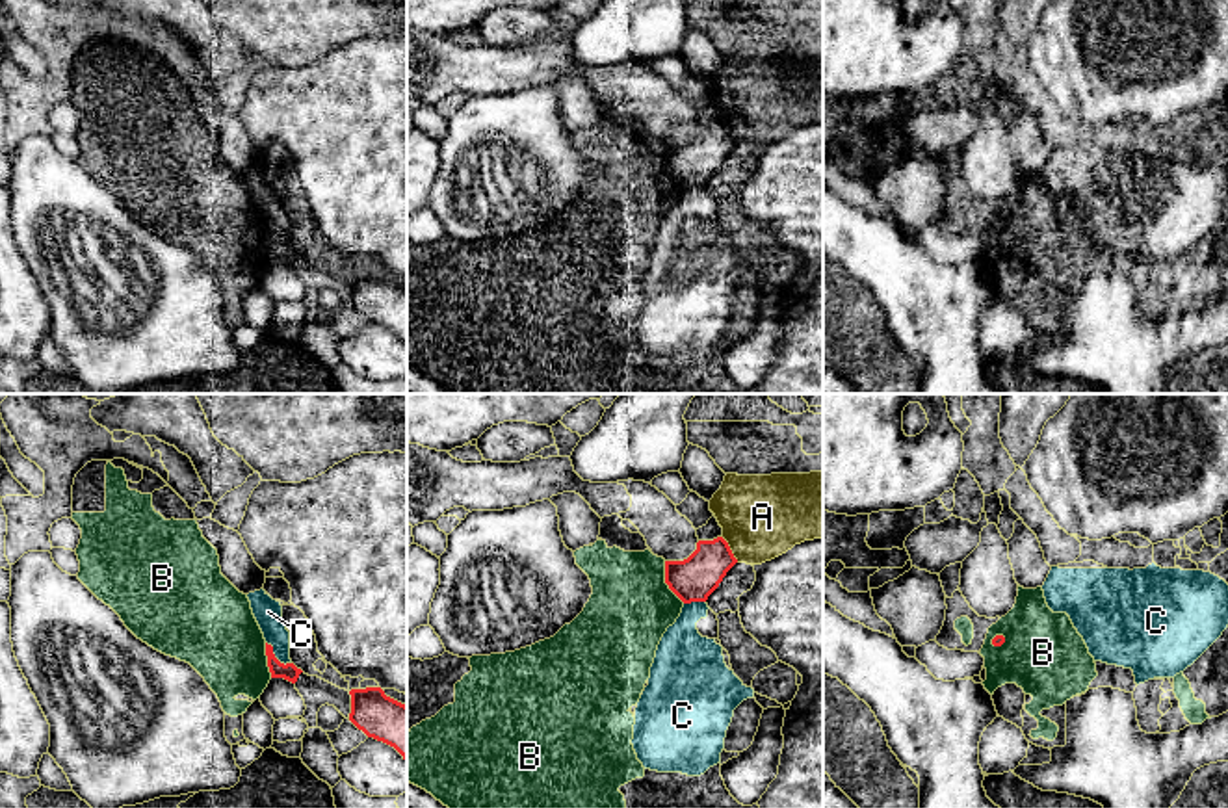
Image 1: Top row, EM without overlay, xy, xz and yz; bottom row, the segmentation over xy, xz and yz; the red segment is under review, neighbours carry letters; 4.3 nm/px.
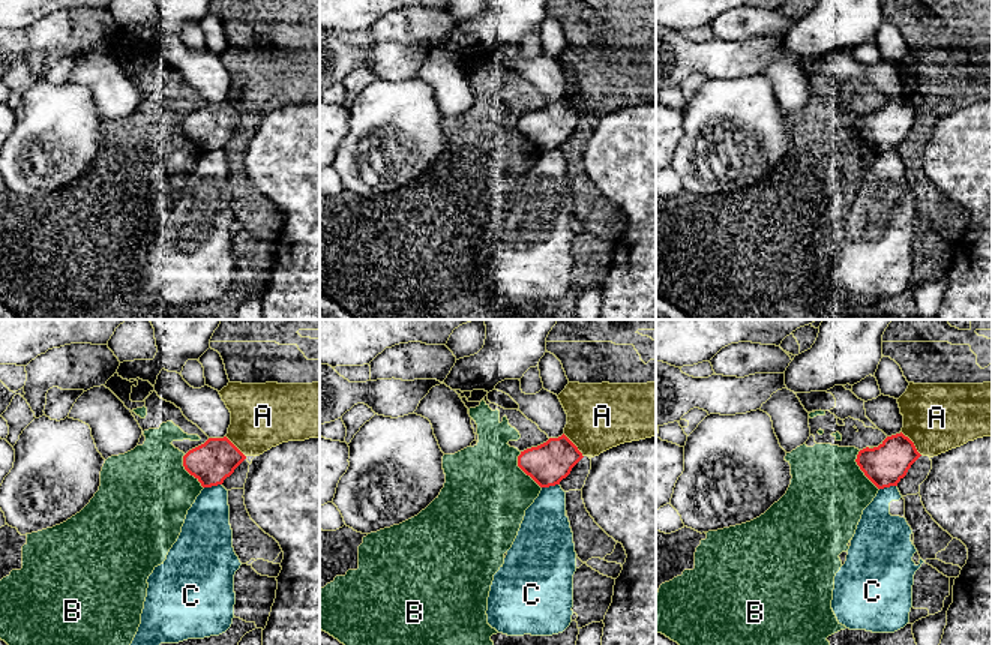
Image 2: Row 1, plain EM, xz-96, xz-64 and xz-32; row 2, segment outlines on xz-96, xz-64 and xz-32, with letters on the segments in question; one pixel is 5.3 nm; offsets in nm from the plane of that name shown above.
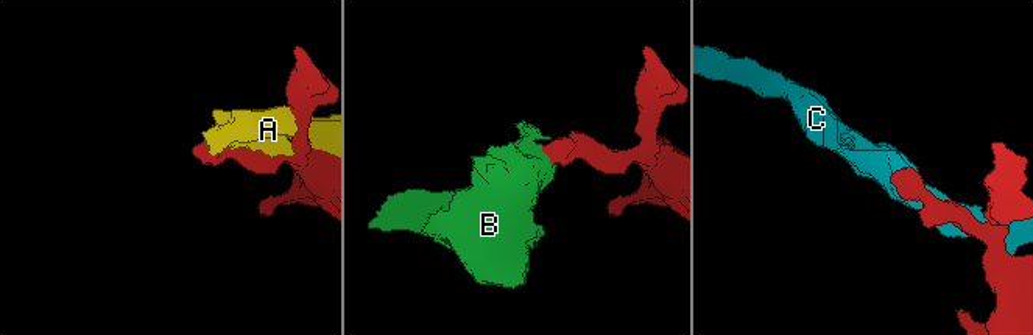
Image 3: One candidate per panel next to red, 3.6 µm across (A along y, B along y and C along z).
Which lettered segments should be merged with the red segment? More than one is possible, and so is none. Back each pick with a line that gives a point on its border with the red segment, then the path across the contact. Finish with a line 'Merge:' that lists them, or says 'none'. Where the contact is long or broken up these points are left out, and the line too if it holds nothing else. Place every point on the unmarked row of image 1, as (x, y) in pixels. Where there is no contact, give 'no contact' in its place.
Merge: none

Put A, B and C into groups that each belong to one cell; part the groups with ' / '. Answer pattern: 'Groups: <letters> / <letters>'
Groups: A / B / C

